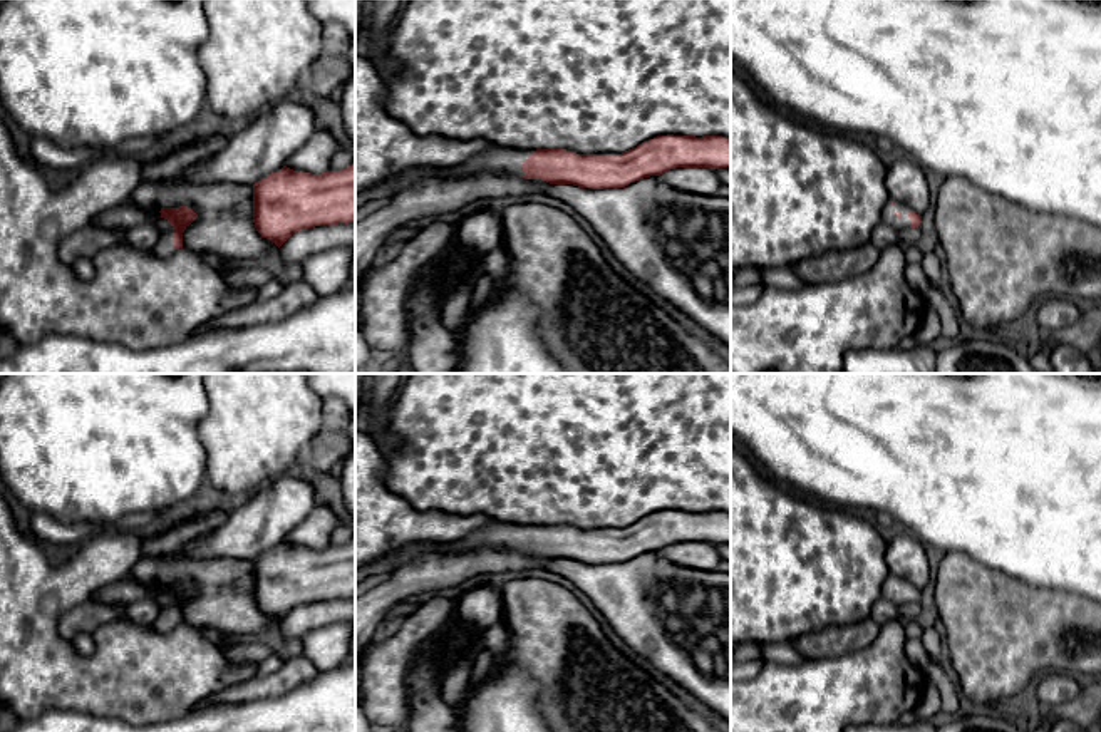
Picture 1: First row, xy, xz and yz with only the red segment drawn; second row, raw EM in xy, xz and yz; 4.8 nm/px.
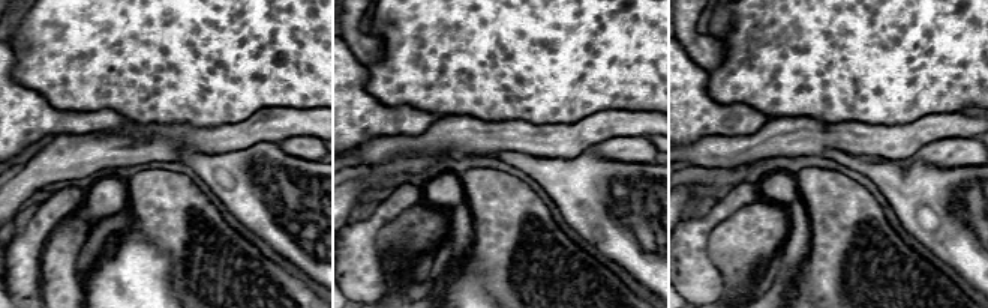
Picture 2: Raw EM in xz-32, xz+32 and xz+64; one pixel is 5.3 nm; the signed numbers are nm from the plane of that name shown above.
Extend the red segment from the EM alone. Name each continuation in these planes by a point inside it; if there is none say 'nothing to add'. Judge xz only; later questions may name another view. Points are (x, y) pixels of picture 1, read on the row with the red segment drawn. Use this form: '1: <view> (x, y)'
1: xz (506, 161)

